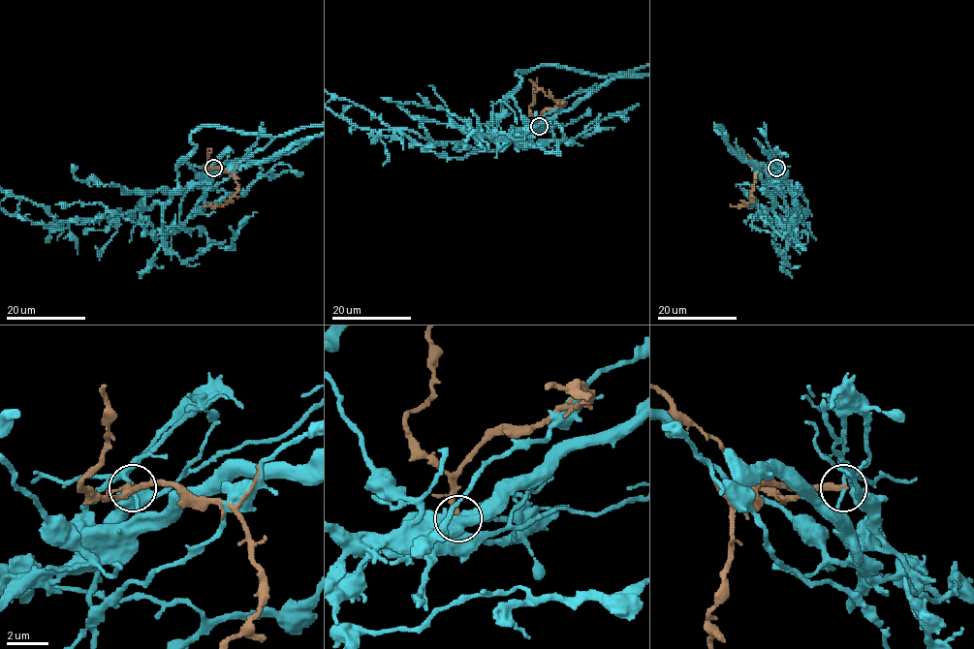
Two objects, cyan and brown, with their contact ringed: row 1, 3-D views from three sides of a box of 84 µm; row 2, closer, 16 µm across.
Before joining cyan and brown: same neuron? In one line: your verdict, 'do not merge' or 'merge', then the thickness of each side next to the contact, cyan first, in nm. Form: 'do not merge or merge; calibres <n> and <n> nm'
do not merge; calibres 240 and 280 nm

